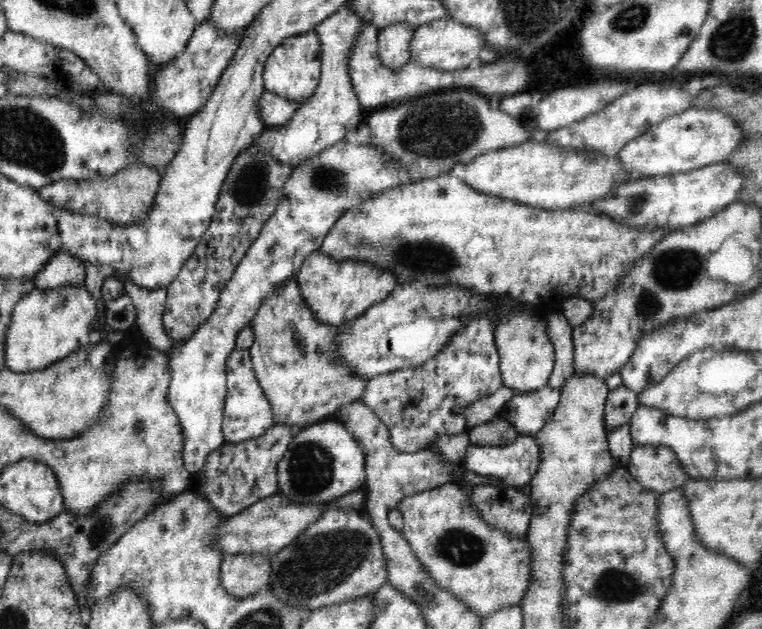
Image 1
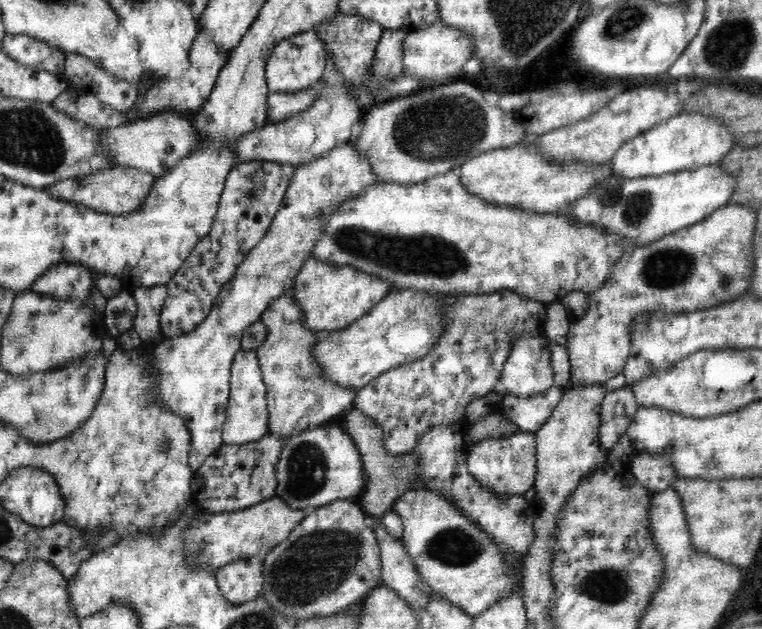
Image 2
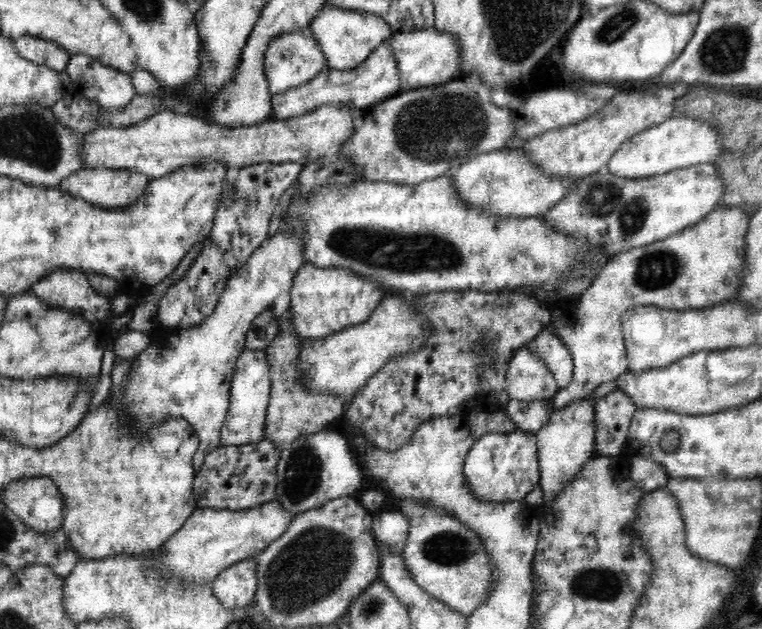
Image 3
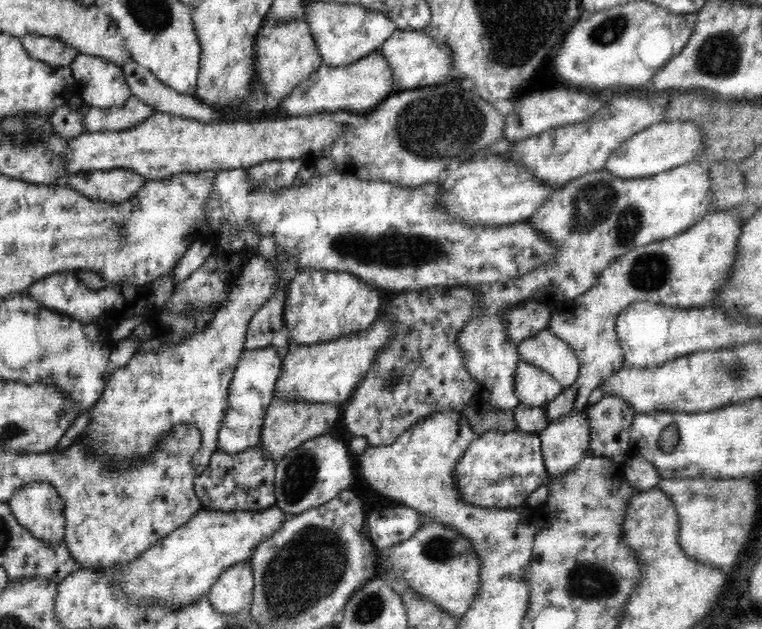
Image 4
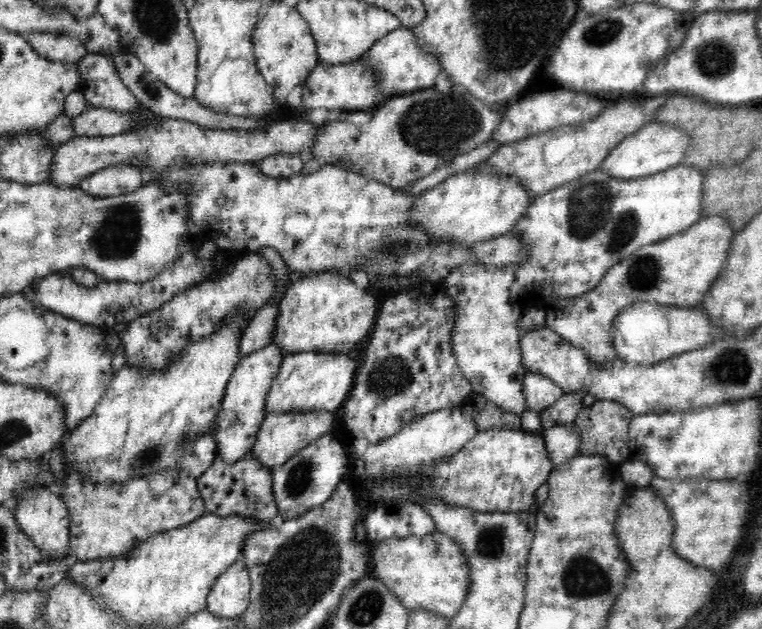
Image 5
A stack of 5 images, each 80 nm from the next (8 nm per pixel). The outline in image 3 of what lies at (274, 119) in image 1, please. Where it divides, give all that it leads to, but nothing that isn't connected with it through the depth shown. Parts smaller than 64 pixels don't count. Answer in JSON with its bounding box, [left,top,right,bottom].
[272,34,400,120]

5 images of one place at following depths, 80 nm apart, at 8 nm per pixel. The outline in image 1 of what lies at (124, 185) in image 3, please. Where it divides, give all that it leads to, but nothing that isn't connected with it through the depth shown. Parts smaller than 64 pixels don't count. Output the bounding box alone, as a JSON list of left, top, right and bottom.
[38,165,164,227]

